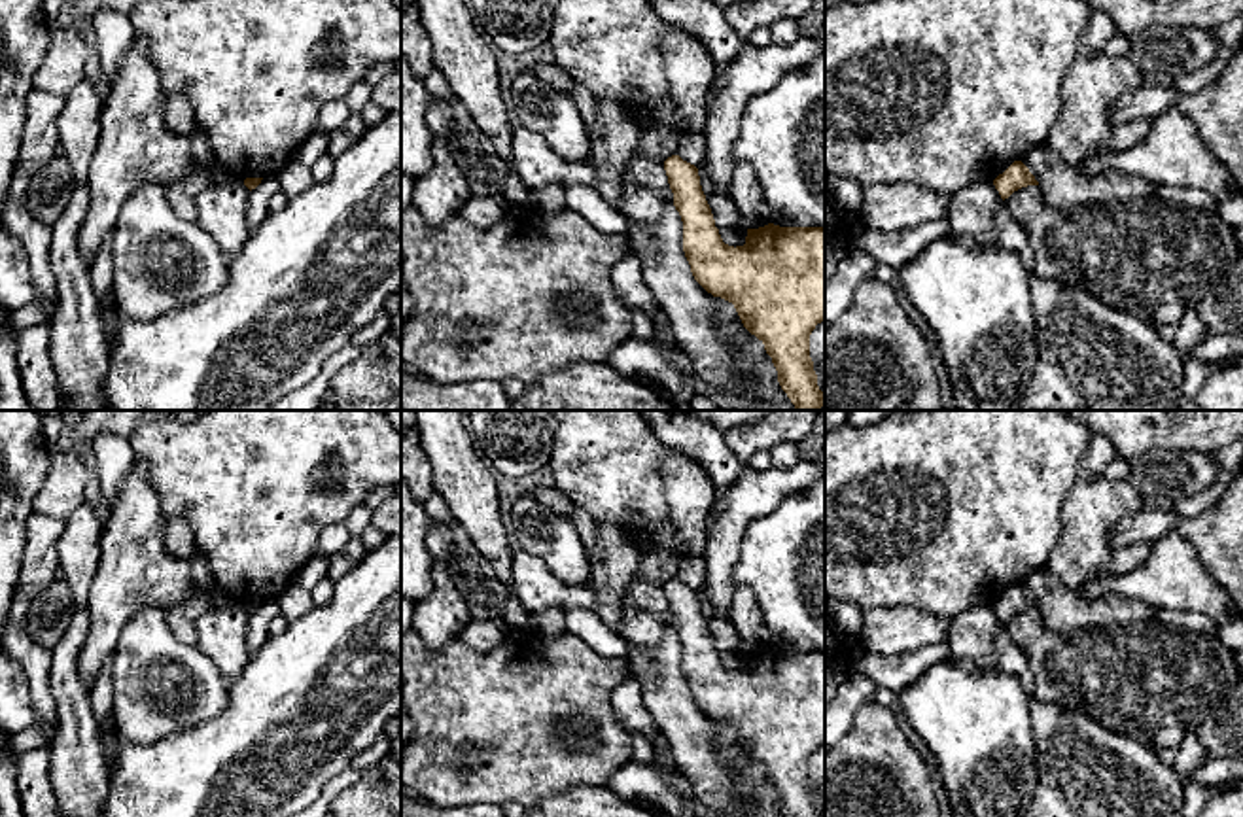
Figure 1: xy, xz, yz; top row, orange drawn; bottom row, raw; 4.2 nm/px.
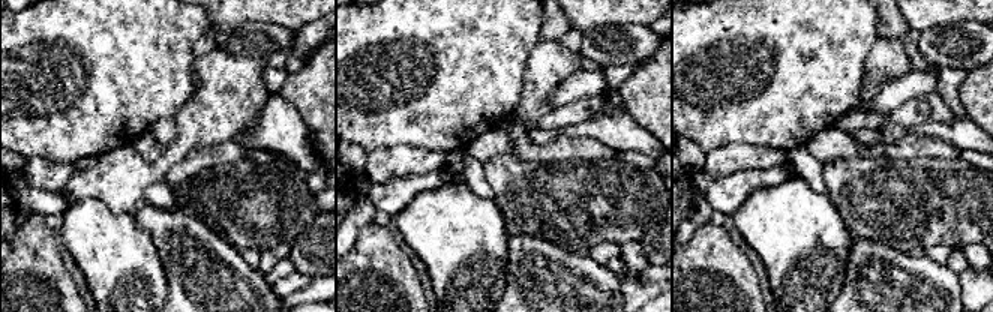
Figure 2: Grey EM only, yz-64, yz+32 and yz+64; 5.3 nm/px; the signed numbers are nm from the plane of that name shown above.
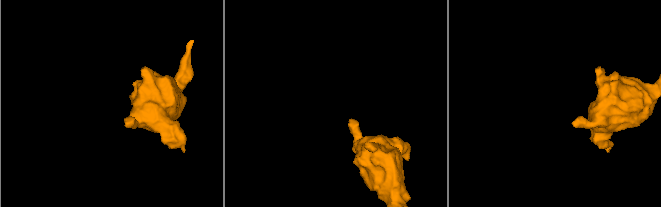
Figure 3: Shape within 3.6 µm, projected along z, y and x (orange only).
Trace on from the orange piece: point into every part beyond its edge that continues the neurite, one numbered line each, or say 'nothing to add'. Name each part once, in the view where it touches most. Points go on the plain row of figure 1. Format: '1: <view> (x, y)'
nothing to add

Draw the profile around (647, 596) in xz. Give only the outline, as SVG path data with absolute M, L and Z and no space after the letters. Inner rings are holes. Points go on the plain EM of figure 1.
M651 582L628 584L622 603L628 609L645 609L655 615L666 628L674 628L674 617L668 607L664 586Z

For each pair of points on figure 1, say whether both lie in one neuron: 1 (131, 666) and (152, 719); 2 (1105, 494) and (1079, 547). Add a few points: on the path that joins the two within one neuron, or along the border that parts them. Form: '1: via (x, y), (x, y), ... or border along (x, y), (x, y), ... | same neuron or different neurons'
1: via (144, 679), (144, 695), (150, 706) | same neuron
2: via (1094, 507), (1088, 534) | same neuron

